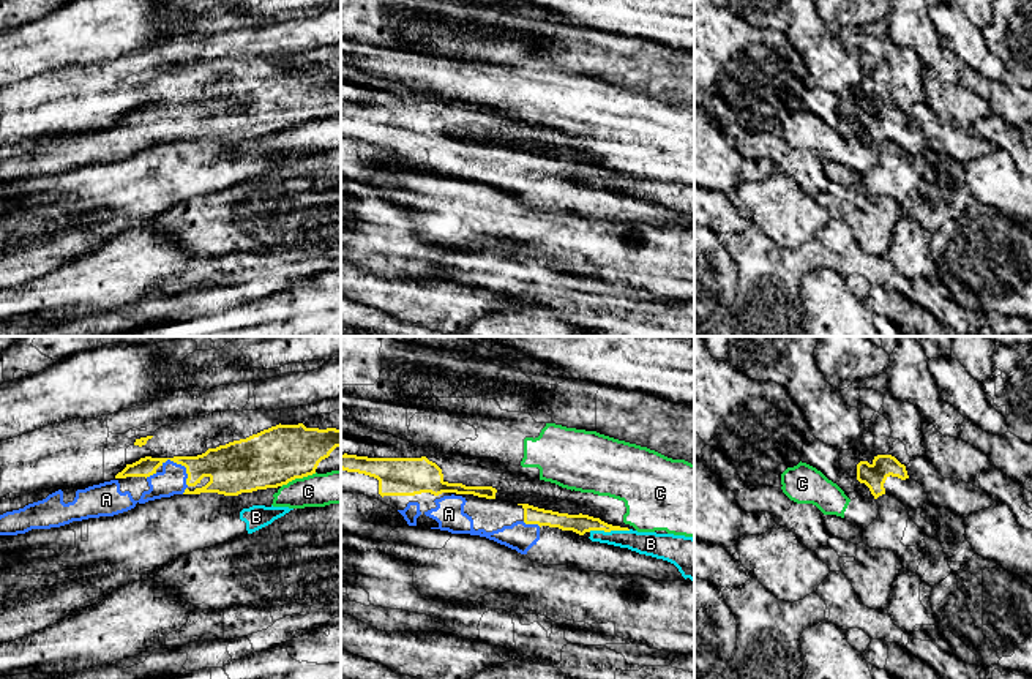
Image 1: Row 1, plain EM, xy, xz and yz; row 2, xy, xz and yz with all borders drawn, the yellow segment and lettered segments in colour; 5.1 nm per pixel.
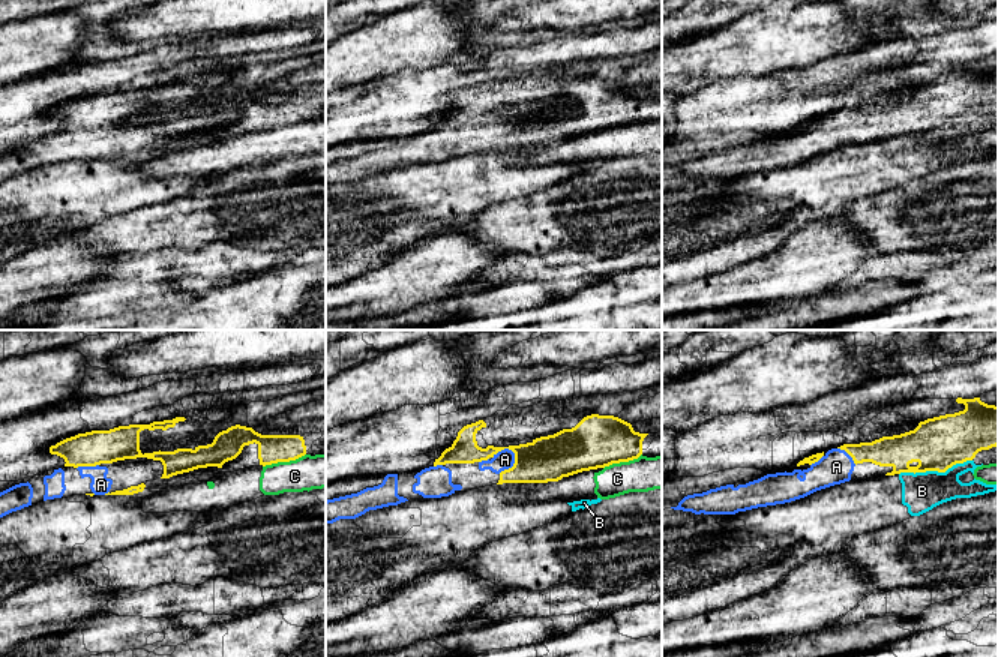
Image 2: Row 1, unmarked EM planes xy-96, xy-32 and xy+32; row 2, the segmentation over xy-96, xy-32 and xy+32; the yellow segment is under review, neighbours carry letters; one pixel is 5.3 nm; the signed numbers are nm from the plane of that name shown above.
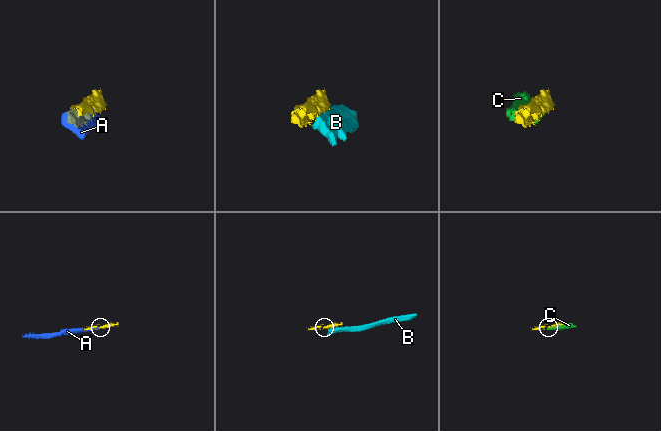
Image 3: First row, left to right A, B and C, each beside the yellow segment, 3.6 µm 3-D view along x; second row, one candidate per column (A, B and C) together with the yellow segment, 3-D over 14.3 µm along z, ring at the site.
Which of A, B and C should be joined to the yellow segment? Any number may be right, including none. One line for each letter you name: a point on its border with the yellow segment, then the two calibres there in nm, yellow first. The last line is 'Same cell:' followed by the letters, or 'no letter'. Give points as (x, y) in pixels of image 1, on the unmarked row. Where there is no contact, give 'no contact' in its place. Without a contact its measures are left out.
A: meets yellow in xy at (186, 119); 260 nm thick on the yellow side, 140 nm on the other
Same cell: A

